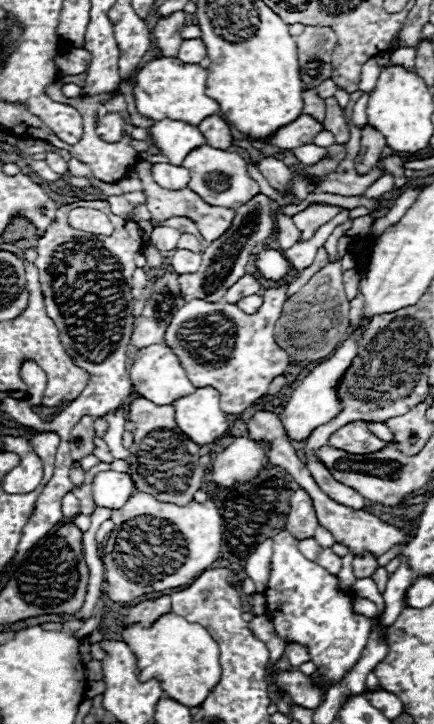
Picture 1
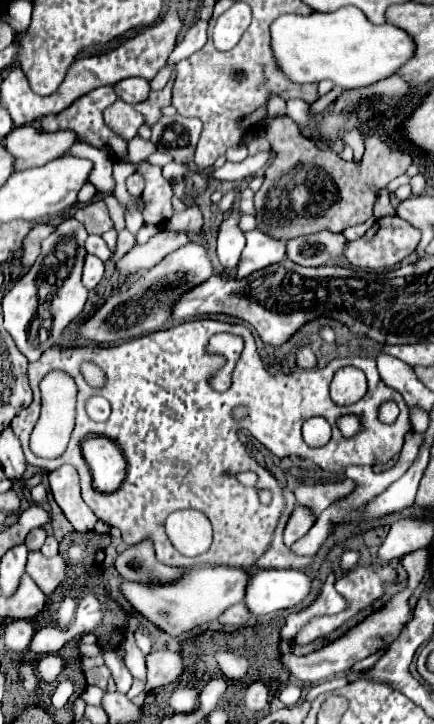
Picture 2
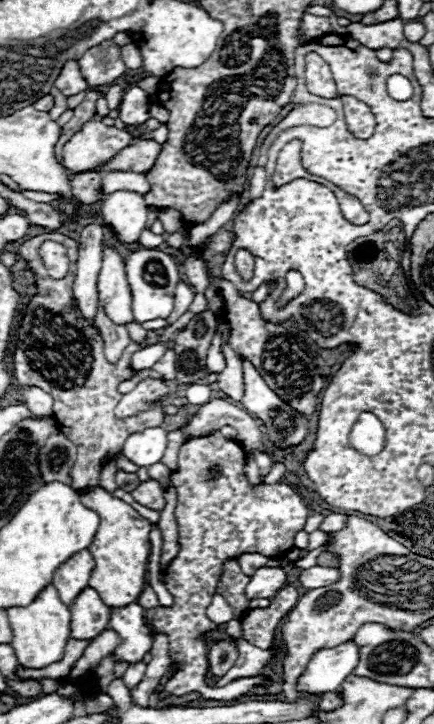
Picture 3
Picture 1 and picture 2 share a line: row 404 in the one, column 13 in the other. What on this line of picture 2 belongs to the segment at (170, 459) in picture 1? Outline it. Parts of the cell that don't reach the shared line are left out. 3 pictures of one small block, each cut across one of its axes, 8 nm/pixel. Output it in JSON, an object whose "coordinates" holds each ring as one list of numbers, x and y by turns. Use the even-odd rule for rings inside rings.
{"coordinates":[[18,126,6,136,6,150,14,156,14,172,42,166,68,152,76,142,72,132,40,132,34,126]]}

